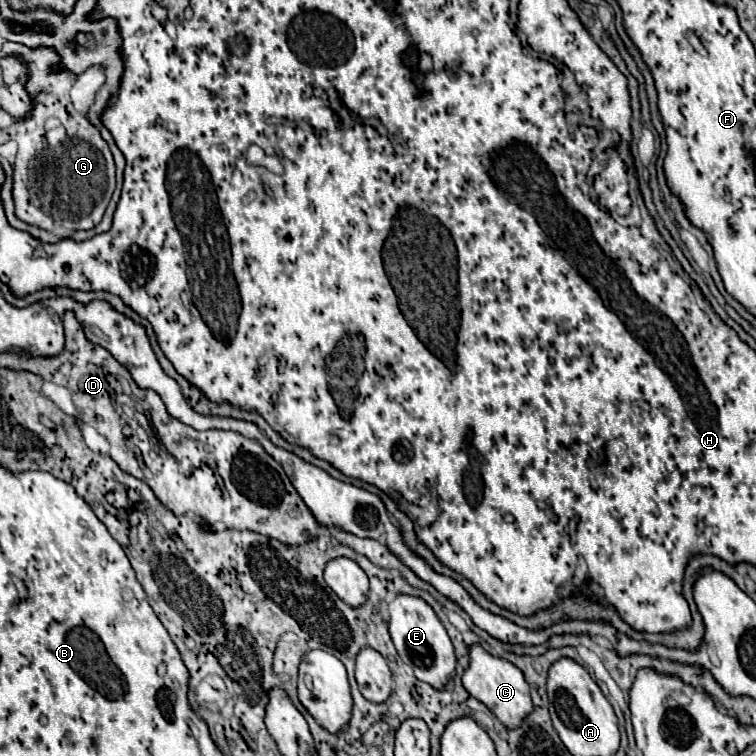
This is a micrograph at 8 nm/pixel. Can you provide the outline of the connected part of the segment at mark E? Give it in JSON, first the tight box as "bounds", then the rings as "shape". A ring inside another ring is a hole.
{"bounds":[388,594,456,688],"shape":[[[398,594],[390,604],[388,604],[388,630],[392,636],[392,642],[402,658],[406,662],[418,680],[432,684],[434,688],[444,688],[448,680],[454,676],[456,668],[456,656],[454,656],[454,646],[450,642],[450,636],[442,622],[438,620],[436,612],[432,606],[428,606],[426,600],[420,596],[408,596],[408,594]]]}

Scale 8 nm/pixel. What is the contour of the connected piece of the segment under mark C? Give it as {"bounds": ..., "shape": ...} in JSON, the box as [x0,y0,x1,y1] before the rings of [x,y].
{"bounds":[462,644,532,728],"shape":[[[480,644],[468,646],[468,656],[470,656],[468,668],[462,674],[464,688],[476,700],[480,700],[482,704],[486,704],[504,726],[518,728],[520,722],[524,720],[524,716],[532,710],[530,688],[528,688],[528,682],[524,680],[524,674],[512,662],[488,654]]]}

